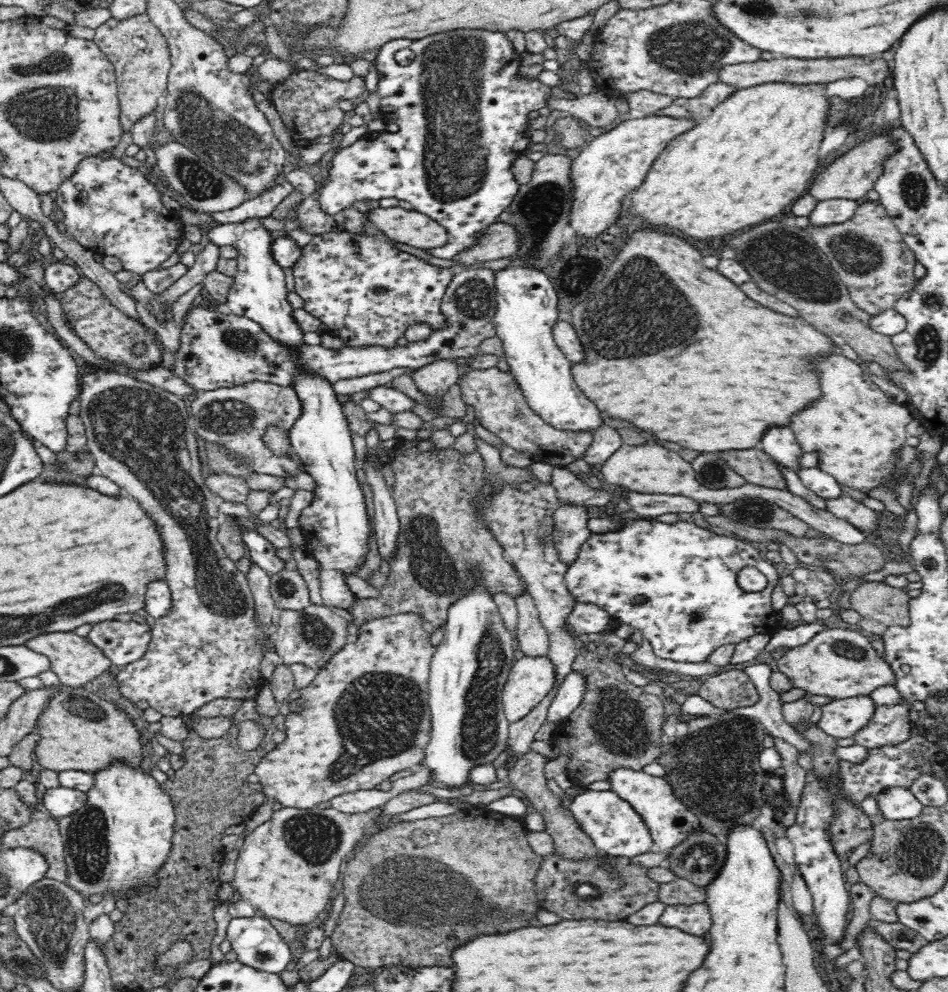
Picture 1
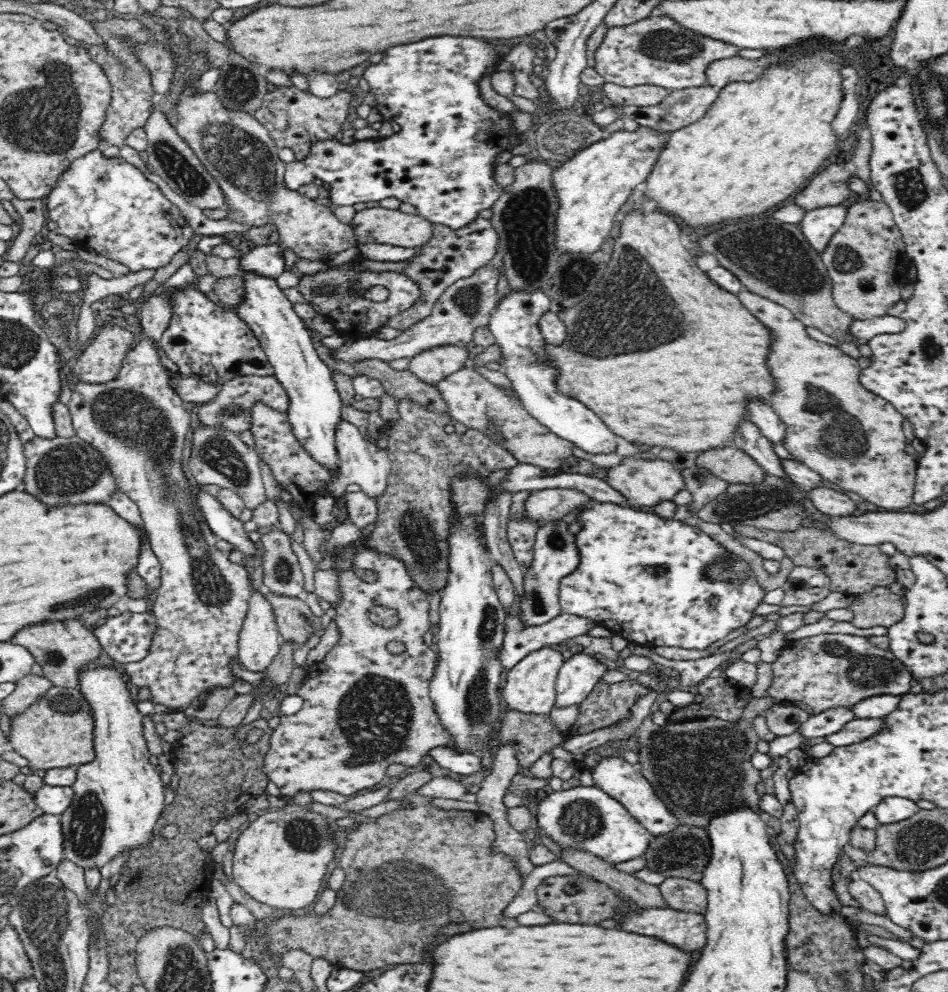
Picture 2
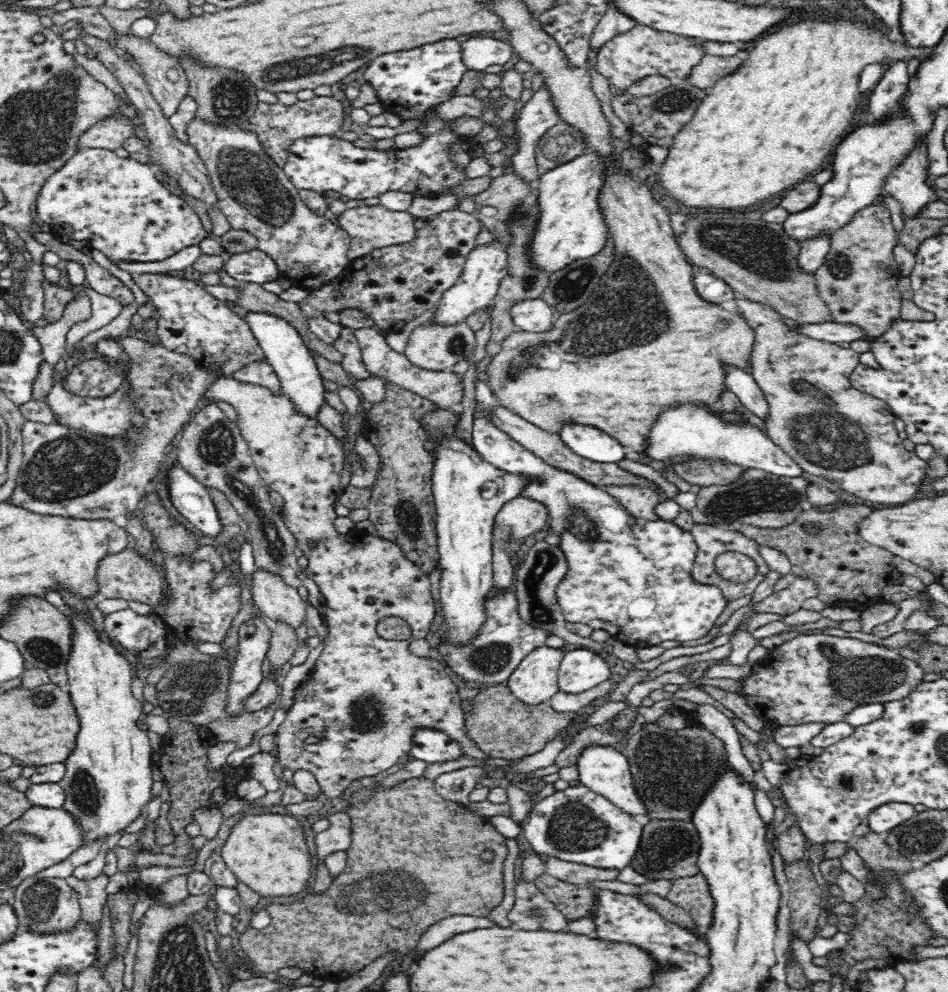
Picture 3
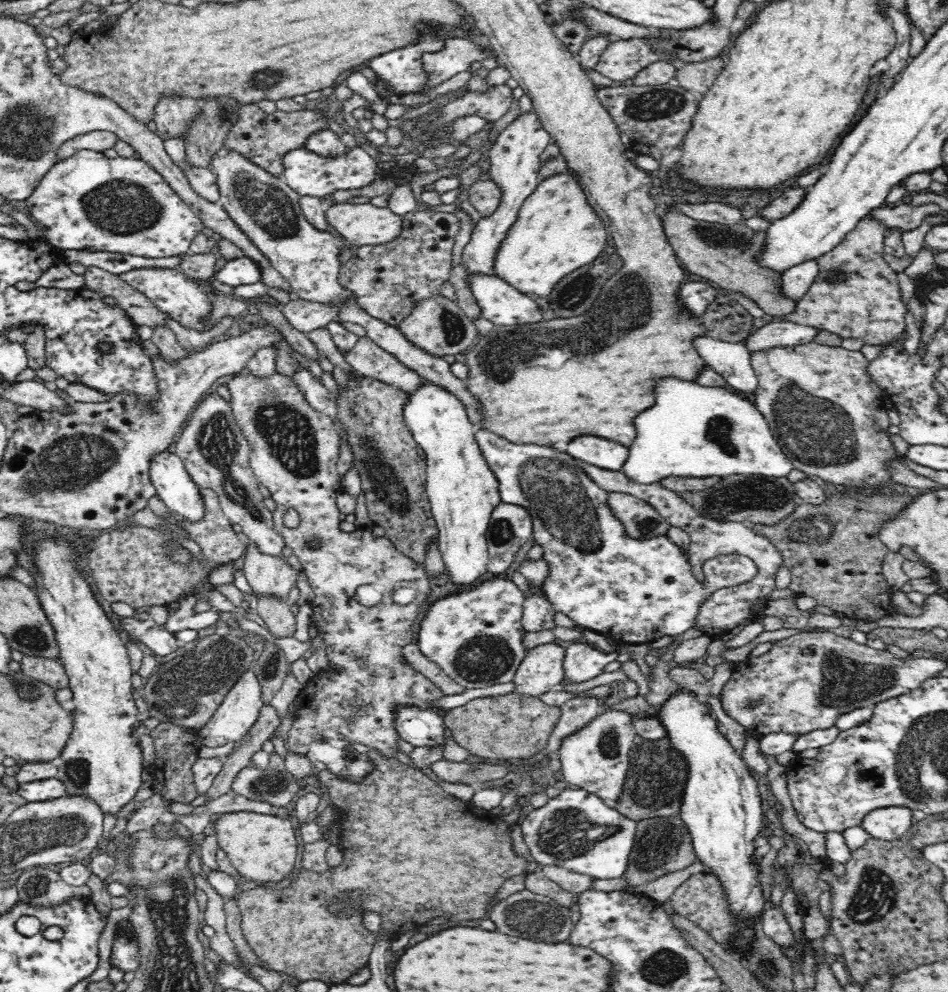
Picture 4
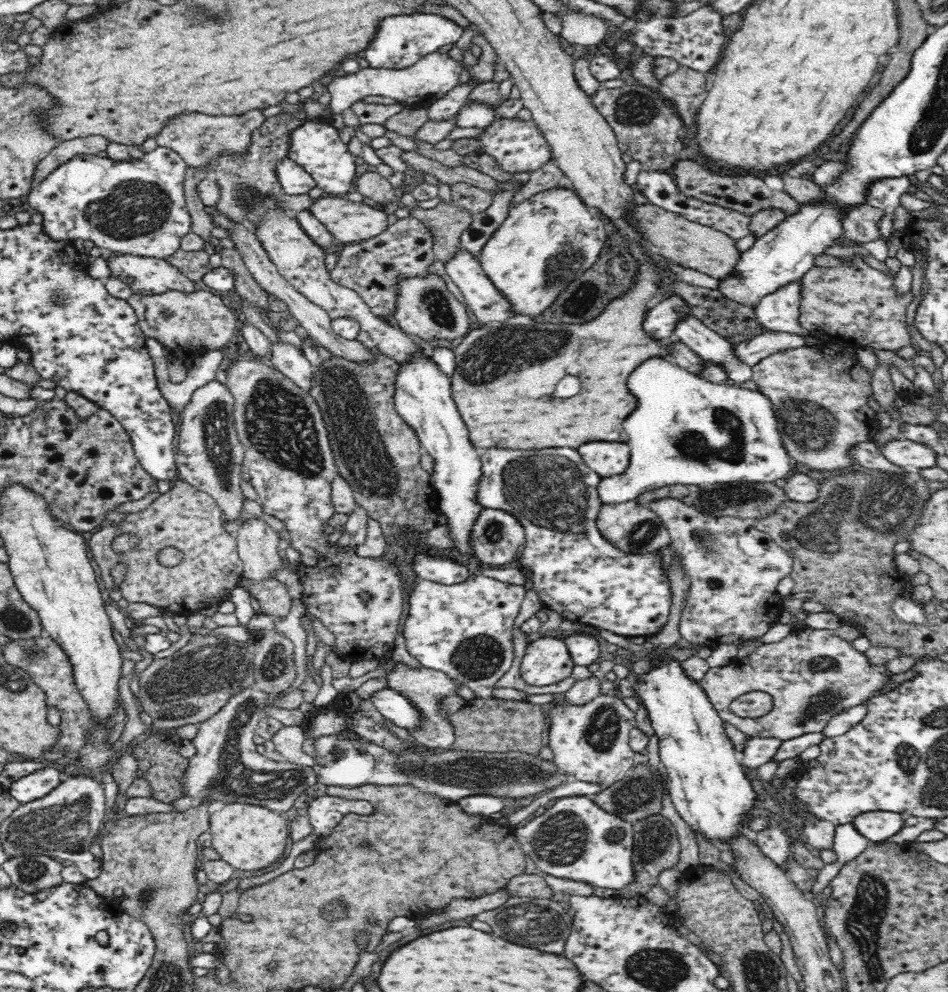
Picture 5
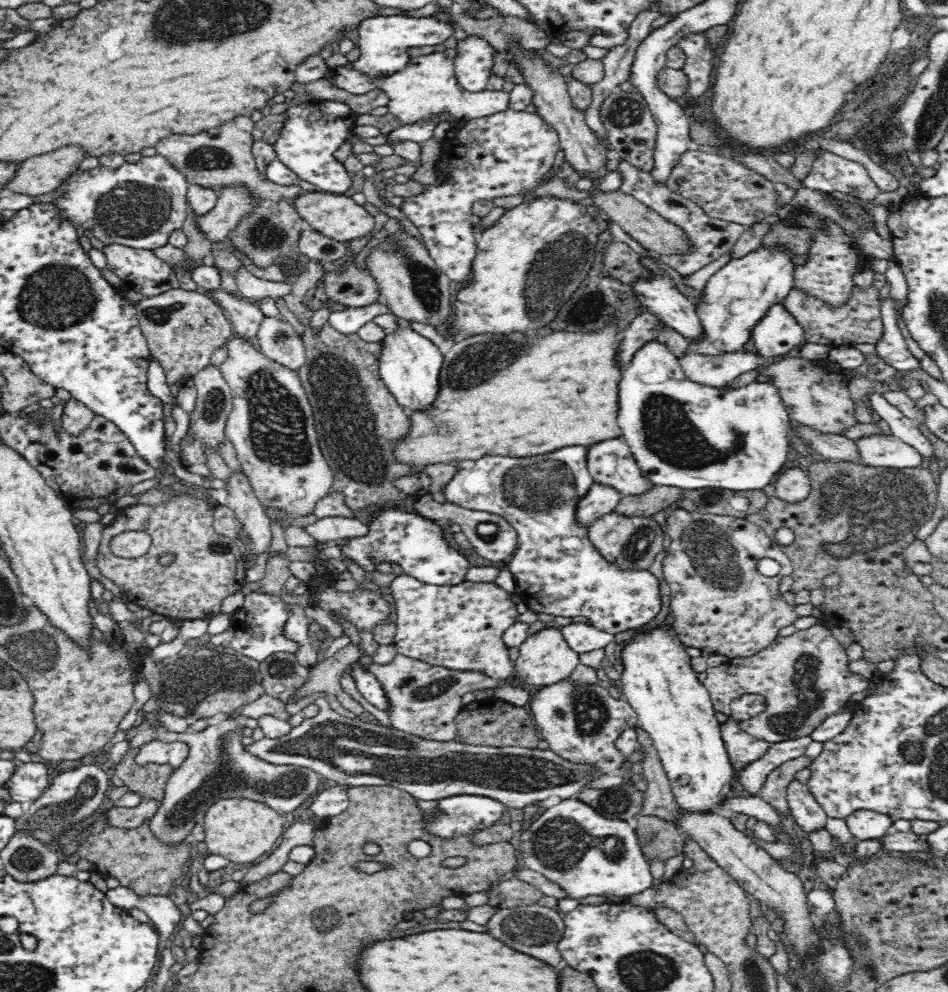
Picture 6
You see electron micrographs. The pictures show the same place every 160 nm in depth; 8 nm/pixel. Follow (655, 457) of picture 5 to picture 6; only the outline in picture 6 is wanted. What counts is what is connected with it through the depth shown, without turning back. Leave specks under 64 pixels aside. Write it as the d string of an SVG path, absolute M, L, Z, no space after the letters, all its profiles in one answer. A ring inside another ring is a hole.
M656 338L644 342L634 352L622 376L617 423L642 475L654 485L684 490L761 490L774 482L784 468L790 446L790 420L780 391L771 382L756 379L742 388L730 390L694 383L684 376L679 358ZM594 483L588 493L579 499L576 506L577 526L588 528L598 518L613 513L622 497L614 488Z

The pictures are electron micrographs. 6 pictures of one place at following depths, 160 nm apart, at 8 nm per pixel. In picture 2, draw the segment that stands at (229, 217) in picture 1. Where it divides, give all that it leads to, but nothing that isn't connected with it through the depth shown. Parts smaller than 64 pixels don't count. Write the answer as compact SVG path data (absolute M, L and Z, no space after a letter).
M440 35L434 38L421 39L419 42L412 42L400 46L394 46L383 52L384 57L378 64L371 64L364 70L363 78L368 81L372 94L376 97L376 104L374 110L379 112L385 118L391 122L396 122L400 125L400 131L392 138L386 138L386 140L371 140L371 141L356 141L353 144L342 144L334 139L320 140L314 142L310 148L308 148L308 154L302 158L302 160L294 160L289 163L285 163L284 182L290 190L298 190L301 186L310 184L312 182L318 182L326 186L329 190L329 197L333 204L336 206L352 206L358 204L358 202L378 202L386 198L396 197L401 202L406 204L413 204L417 209L421 217L424 217L430 222L436 222L438 224L445 224L454 230L466 226L468 222L472 222L474 218L478 216L480 210L488 210L496 198L500 196L500 192L503 190L494 181L494 156L499 152L506 151L508 146L508 140L513 135L510 124L512 121L507 113L496 110L494 107L484 103L484 99L480 97L478 93L478 85L476 82L480 81L482 76L486 74L493 74L496 72L497 65L500 62L499 56L494 53L494 46L488 44L488 42L482 42L478 38L472 38L471 36L461 37L452 35Z

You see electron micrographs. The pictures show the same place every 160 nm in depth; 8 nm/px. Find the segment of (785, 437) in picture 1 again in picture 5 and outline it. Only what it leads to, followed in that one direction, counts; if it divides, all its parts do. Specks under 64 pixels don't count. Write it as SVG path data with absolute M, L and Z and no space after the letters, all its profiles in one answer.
M686 314L676 322L673 339L687 344L703 360L723 366L732 380L746 382L752 379L752 367L738 360L733 344L708 328L694 314Z

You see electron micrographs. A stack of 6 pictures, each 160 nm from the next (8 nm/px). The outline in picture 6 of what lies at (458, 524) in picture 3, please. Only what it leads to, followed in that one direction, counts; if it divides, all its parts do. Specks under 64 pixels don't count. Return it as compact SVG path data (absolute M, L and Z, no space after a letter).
M396 328L380 340L378 372L387 389L407 412L426 410L438 396L438 374L444 362L444 353L433 340L412 328Z

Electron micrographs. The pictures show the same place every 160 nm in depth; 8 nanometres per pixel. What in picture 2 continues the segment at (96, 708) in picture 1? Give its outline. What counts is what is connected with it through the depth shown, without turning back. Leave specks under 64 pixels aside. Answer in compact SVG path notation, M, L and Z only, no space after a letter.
M52 686L48 692L38 696L36 702L26 706L24 712L10 718L6 738L10 749L28 760L28 769L50 770L95 760L92 730L94 719L80 689Z

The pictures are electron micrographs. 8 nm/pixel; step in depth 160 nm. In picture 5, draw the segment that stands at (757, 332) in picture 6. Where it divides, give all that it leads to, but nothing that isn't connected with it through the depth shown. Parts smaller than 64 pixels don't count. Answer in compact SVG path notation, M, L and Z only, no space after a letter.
M792 282L780 287L776 292L763 296L755 308L756 321L770 333L790 333L805 337L809 334L799 321L800 282Z

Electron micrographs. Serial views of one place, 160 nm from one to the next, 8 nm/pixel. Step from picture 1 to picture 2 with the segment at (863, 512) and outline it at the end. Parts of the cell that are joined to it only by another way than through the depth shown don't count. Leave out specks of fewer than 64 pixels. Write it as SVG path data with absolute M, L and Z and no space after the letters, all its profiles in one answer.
M814 488L807 492L807 499L813 503L816 510L830 517L846 517L857 509L848 496L830 488Z

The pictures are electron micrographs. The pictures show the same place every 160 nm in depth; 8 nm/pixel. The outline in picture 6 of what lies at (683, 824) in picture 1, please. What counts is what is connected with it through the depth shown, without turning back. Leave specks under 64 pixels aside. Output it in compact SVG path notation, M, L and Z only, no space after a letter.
M569 678L548 686L530 688L529 695L528 710L533 715L536 724L540 726L540 737L548 742L549 750L553 750L565 761L596 765L602 775L620 768L625 757L614 747L614 741L626 728L636 729L638 726L637 714L624 698L613 698L607 688L603 688L597 683L584 684L583 682L574 682Z

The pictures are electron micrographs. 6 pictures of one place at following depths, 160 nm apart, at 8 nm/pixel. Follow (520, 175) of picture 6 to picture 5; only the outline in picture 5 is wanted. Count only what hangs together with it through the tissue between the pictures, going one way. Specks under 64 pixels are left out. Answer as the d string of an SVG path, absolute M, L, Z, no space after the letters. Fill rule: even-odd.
M516 116L512 118L496 117L488 126L484 127L484 132L474 138L478 141L476 152L492 156L496 166L504 172L531 173L542 168L553 158L548 139L542 135L540 127L532 118L523 120L516 118ZM458 244L458 252L444 262L446 275L460 289L471 311L482 322L506 322L512 318L510 303L492 286L480 261Z

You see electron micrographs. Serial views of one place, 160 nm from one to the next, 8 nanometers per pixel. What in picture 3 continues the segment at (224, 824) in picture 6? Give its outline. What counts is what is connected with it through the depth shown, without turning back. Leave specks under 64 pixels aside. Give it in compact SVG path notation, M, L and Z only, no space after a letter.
M290 814L244 815L230 829L221 856L240 882L258 892L263 900L283 894L298 894L312 876L310 852L298 818Z

